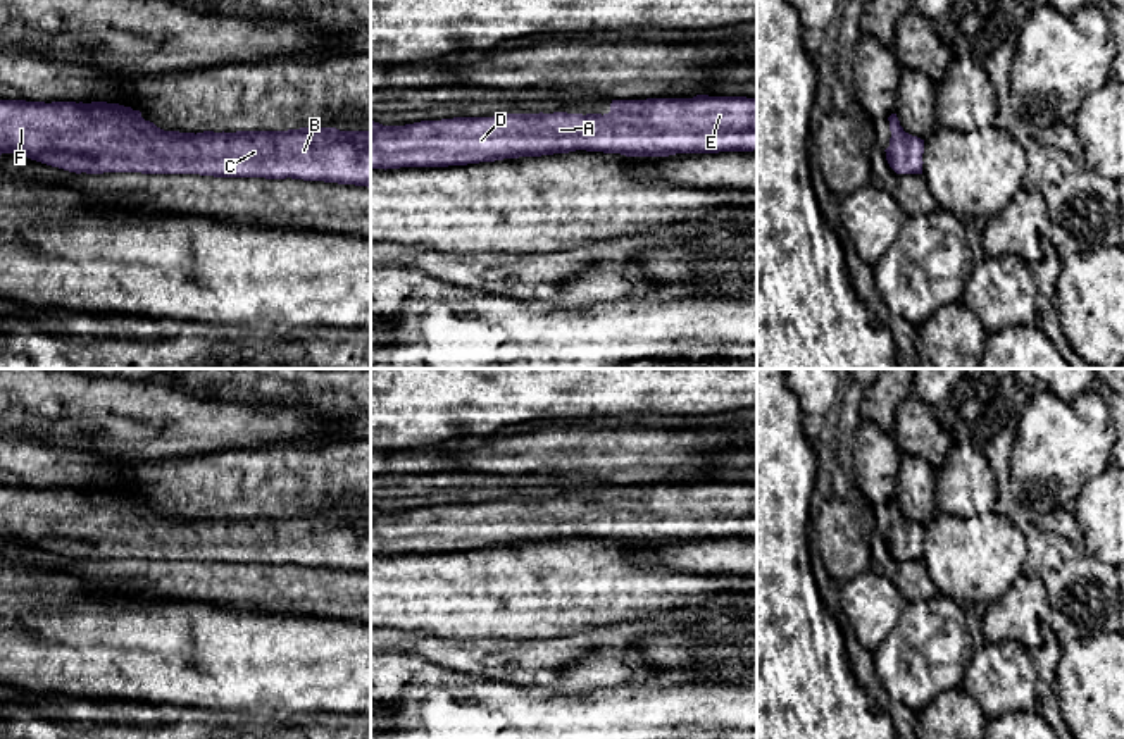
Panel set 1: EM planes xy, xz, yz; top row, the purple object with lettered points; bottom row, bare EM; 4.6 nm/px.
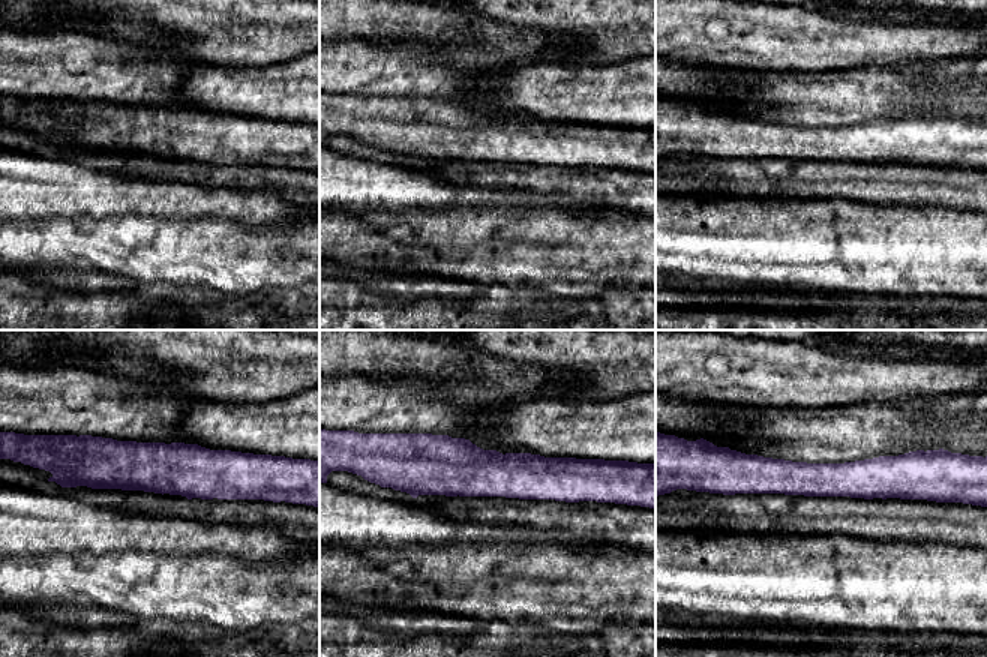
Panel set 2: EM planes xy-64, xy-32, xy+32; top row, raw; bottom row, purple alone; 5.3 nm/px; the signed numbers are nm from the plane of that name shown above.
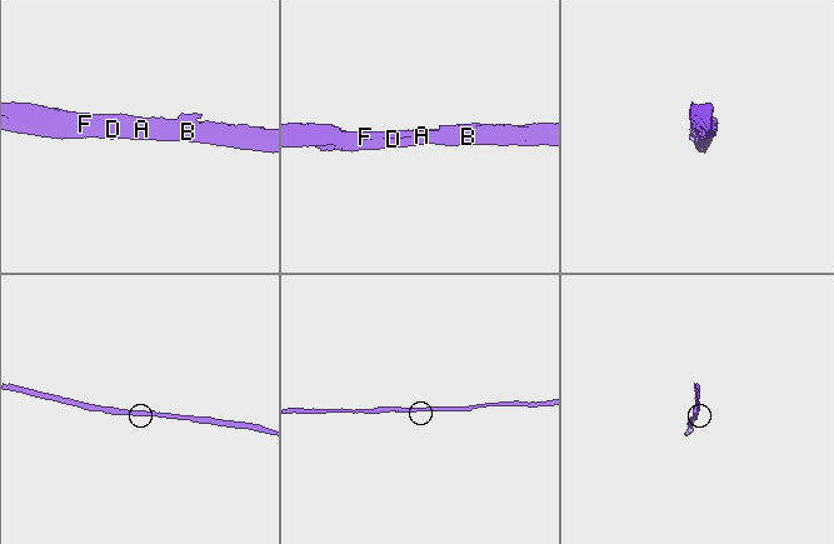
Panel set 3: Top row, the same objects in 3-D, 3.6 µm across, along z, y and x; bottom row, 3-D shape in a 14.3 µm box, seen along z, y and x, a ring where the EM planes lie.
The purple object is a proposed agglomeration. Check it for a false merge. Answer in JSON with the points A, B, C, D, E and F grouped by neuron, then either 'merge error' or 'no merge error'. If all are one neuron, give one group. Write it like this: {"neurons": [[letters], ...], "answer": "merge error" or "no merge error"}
{"neurons": [["A", "B", "C", "D", "E", "F"]], "answer": "no merge error"}

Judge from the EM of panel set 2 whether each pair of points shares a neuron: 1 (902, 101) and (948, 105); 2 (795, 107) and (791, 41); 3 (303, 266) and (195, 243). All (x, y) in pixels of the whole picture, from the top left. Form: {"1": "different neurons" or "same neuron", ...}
{"1": "different neurons", "2": "different neurons", "3": "same neuron"}

